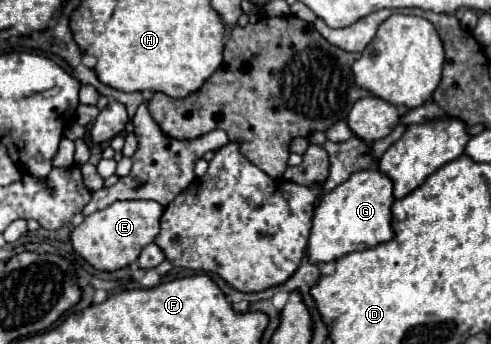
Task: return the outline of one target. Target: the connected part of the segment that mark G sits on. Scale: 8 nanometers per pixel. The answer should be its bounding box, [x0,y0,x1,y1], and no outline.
[307,170,395,264]

